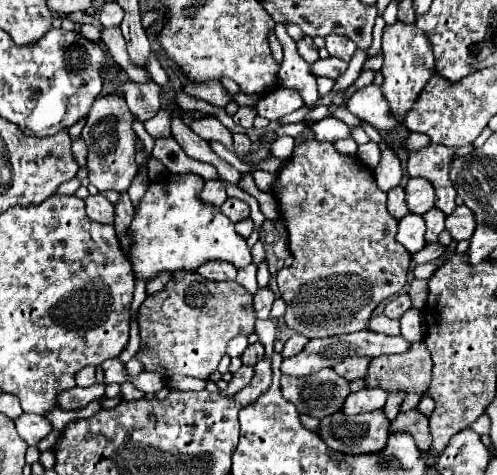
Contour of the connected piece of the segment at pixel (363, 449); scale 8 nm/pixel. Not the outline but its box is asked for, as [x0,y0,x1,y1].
[321,411,389,455]

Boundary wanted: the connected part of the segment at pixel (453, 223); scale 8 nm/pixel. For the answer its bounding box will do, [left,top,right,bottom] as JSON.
[445,205,475,241]

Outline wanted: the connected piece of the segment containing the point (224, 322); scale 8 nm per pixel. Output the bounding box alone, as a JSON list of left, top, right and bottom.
[137,271,253,379]

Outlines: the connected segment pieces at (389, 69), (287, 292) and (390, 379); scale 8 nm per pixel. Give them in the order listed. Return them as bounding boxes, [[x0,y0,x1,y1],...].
[[381,21,433,123],[273,141,411,339],[363,341,431,397]]

